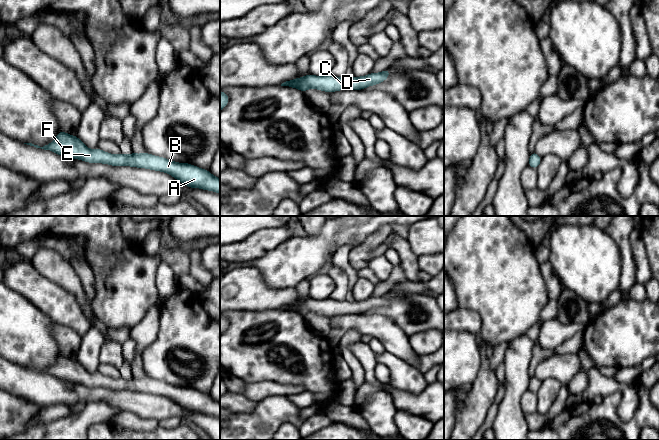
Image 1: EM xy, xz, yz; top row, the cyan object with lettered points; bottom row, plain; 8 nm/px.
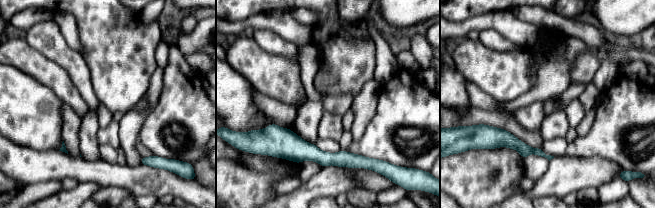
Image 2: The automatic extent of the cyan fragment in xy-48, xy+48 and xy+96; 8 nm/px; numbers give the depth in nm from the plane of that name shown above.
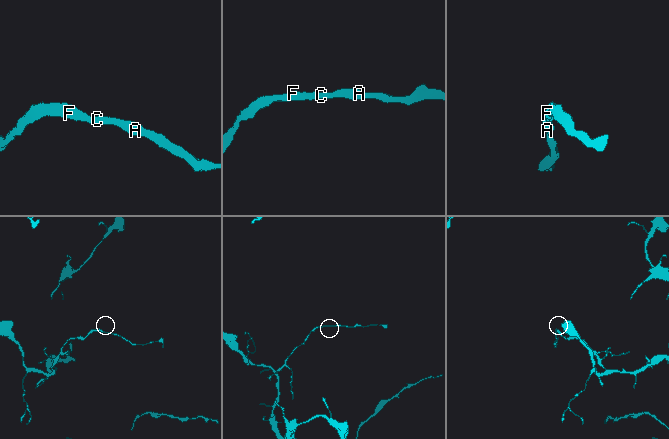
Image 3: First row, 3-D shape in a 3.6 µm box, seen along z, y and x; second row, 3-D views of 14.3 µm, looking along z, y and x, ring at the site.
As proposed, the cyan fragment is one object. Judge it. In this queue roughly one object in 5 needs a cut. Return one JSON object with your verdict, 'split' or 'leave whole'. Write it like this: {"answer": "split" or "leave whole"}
{"answer": "leave whole"}

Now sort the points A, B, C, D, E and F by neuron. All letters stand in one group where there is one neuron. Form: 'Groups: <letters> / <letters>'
Groups: A B C D E F

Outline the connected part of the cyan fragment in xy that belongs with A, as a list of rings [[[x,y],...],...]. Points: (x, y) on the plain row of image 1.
[[[59,355],[57,361],[50,368],[40,371],[32,367],[24,367],[36,372],[50,374],[58,379],[83,384],[89,387],[103,387],[111,390],[130,390],[161,395],[170,398],[190,412],[200,412],[220,418],[220,403],[212,399],[209,394],[196,391],[188,387],[178,387],[149,377],[118,379],[102,375],[100,372],[89,373],[77,361]]]

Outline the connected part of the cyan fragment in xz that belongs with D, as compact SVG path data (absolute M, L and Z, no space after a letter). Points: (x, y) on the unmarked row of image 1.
M389 292L379 297L370 297L366 300L355 300L353 302L348 302L346 300L336 301L330 298L325 300L314 300L312 298L308 298L301 302L286 305L282 307L281 310L297 312L303 317L309 312L315 312L328 317L339 314L362 314L366 311L376 309L387 304L389 298Z

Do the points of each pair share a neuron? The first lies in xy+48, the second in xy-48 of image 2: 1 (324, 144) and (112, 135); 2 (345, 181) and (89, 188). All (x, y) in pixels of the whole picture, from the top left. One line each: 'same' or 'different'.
1: different
2: same

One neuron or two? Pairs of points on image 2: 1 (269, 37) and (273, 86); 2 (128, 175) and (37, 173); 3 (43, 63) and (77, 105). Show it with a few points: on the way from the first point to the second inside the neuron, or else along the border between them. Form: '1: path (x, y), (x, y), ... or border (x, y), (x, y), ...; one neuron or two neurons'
1: border (252, 37), (266, 51), (286, 57), (293, 57); two neurons
2: path (105, 174), (95, 171), (60, 171); one neuron
3: path (50, 73), (70, 95); one neuron

